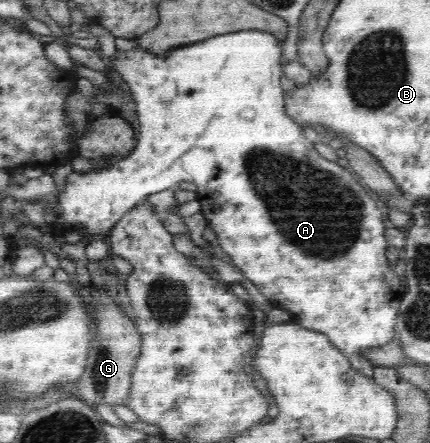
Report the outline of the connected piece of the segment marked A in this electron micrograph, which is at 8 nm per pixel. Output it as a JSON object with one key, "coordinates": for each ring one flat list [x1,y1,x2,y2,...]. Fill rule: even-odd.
{"coordinates":[[238,30,224,36,214,36,188,46,170,50,167,54,152,54,141,47,131,51,121,52,116,50,111,62,115,70,120,73,124,82,130,87,133,100,136,103,136,114,138,114,138,139,132,154,118,158,112,166,102,170,94,170,88,174,70,173,66,178,63,191,58,192,55,203,48,203,45,199,28,200,40,203,44,207,46,217,54,225,55,232,65,234,66,232,82,232,86,229,92,234,100,234,111,230,111,228,127,213,133,206,143,201,147,195,159,193,167,188,175,188,177,182,194,182,197,186,197,200,201,204,200,221,212,226,212,230,218,236,218,244,222,250,232,258,234,266,237,266,248,280,251,280,261,294,268,298,272,308,283,308,298,317,296,324,305,329,315,329,324,333,348,358,352,355,362,356,369,348,382,346,394,338,394,329,397,322,397,312,402,297,405,294,399,276,390,266,386,259,386,248,388,244,384,239,386,226,382,219,382,212,378,209,376,202,364,192,364,188,354,180,354,176,336,162,323,158,314,148,314,144,304,137,302,126,296,123,292,117,284,111,284,90,280,87,280,78,283,70,280,62,282,56,282,44,269,32,263,30]]}

